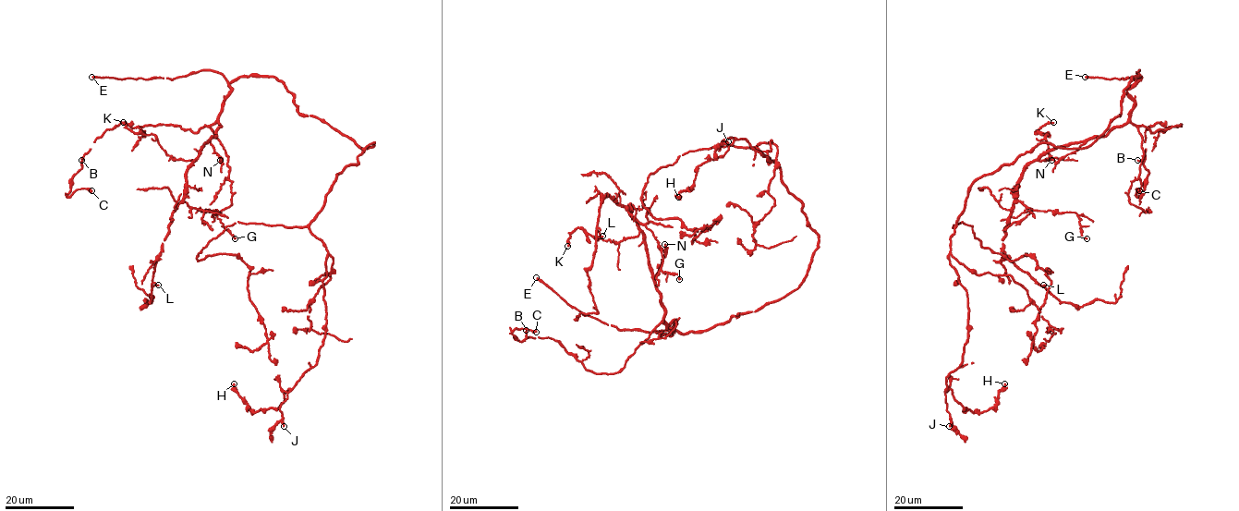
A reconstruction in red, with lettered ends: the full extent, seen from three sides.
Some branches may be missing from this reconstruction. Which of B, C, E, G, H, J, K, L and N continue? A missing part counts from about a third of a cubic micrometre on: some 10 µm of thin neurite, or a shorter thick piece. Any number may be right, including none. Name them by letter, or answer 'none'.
E, L

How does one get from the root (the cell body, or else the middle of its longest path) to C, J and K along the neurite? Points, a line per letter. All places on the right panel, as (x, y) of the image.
C: (1109, 126), (1138, 76), (1126, 91), (1130, 120), (1151, 132), (1181, 124), (1146, 130), (1148, 176), (1139, 190)
J: (1109, 126), (1083, 148), (1040, 142), (972, 185), (950, 238), (968, 338), (962, 362), (945, 378), (949, 426)
K: (1109, 126), (1139, 76), (1125, 123), (1039, 161), (1050, 159), (1047, 134), (1036, 132), (1053, 122)

